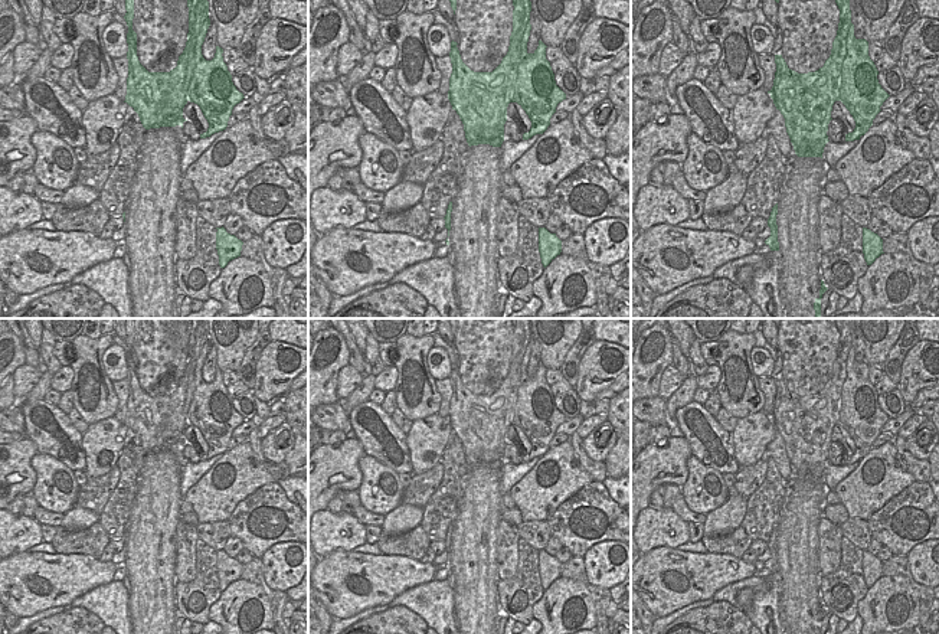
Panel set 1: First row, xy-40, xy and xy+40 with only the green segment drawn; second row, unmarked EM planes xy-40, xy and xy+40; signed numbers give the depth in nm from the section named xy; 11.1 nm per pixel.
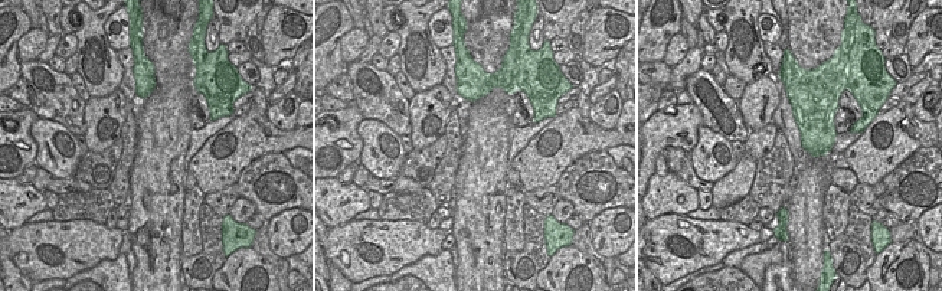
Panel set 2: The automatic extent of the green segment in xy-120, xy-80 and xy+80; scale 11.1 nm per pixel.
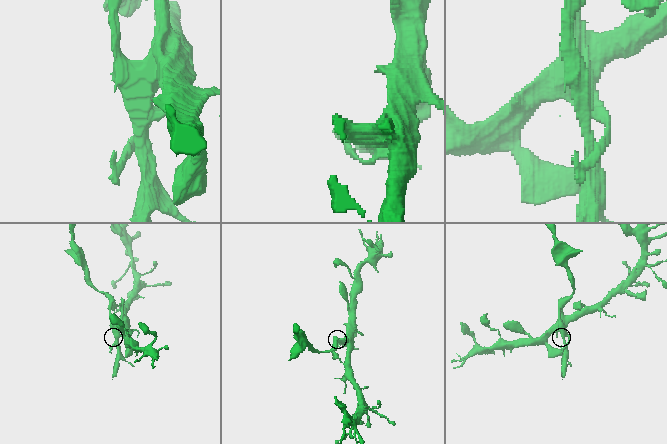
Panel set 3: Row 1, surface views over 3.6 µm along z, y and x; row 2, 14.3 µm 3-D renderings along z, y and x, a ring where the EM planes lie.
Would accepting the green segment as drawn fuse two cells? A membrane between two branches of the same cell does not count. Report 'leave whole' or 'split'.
split

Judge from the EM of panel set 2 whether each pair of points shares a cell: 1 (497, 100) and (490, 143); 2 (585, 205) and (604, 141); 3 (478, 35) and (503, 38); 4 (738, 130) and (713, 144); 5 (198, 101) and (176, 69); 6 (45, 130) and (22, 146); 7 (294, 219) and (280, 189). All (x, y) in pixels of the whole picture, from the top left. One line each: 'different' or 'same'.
1: same
2: different
3: different
4: different
5: different
6: different
7: different

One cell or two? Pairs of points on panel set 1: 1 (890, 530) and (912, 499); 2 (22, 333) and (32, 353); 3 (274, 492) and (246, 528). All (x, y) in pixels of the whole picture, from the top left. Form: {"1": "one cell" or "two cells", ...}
{"1": "one cell", "2": "one cell", "3": "one cell"}

